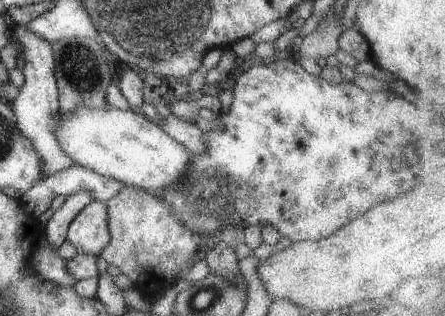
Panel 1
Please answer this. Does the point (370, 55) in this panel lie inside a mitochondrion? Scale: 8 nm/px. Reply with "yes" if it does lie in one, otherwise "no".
no

